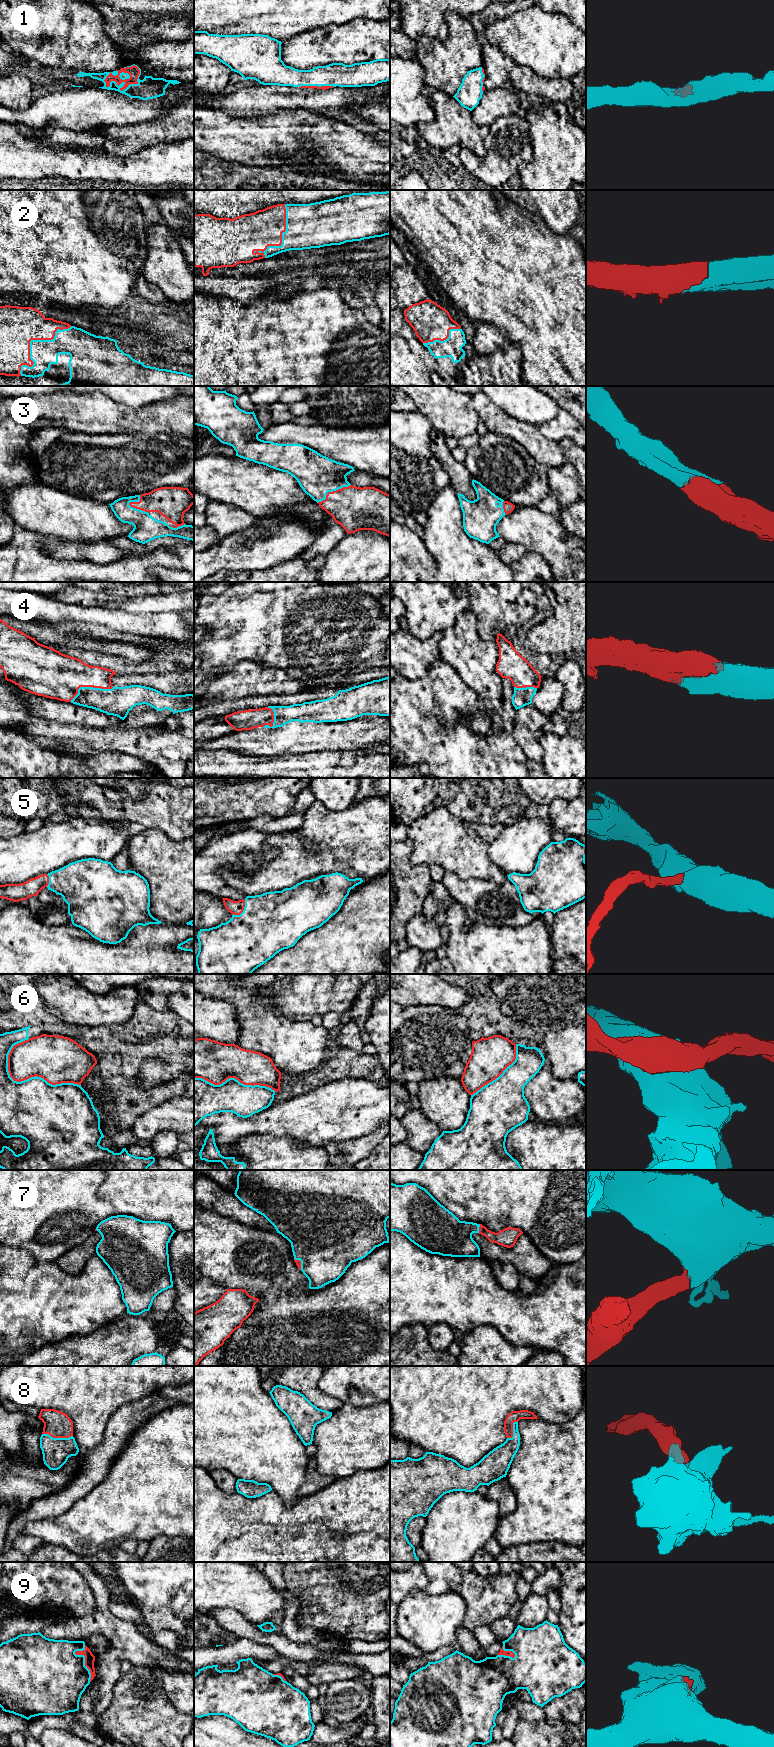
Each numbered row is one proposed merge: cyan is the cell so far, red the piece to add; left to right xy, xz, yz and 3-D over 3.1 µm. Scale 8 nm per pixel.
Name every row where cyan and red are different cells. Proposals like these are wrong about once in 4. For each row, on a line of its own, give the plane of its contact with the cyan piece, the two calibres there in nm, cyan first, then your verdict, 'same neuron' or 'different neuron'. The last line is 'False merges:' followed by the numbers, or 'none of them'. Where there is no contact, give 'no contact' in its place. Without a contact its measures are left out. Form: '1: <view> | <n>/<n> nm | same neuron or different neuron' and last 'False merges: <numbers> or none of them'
1: xy | 170/90 nm | same neuron
2: xy | 220/300 nm | same neuron
3: xy | 200/240 nm | same neuron
4: xy | 220/360 nm | same neuron
5: xz | 480/110 nm | same neuron
6: xy | 460/380 nm | different neuron
7: yz | 320/150 nm | same neuron
8: xy | 220/220 nm | same neuron
9: xy | 440/80 nm | same neuron
False merges: 6

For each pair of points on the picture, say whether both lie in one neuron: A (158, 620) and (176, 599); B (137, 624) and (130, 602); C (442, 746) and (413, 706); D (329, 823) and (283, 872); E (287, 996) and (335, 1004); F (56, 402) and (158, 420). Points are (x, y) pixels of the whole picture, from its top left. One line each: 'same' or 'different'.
A: different
B: different
C: same
D: same
E: same
F: same

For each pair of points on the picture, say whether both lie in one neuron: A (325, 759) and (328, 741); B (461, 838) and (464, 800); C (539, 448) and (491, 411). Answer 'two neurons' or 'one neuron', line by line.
A: two neurons
B: two neurons
C: one neuron

